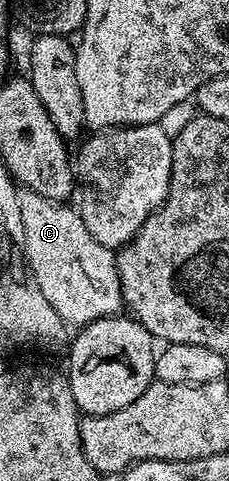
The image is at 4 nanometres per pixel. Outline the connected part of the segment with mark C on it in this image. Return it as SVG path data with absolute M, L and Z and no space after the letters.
M26 190L18 195L27 264L32 278L53 310L68 326L91 324L106 316L116 315L124 307L115 265L116 253L101 246L101 242L89 234L89 226L85 226L74 207L70 208L70 203L50 200Z

